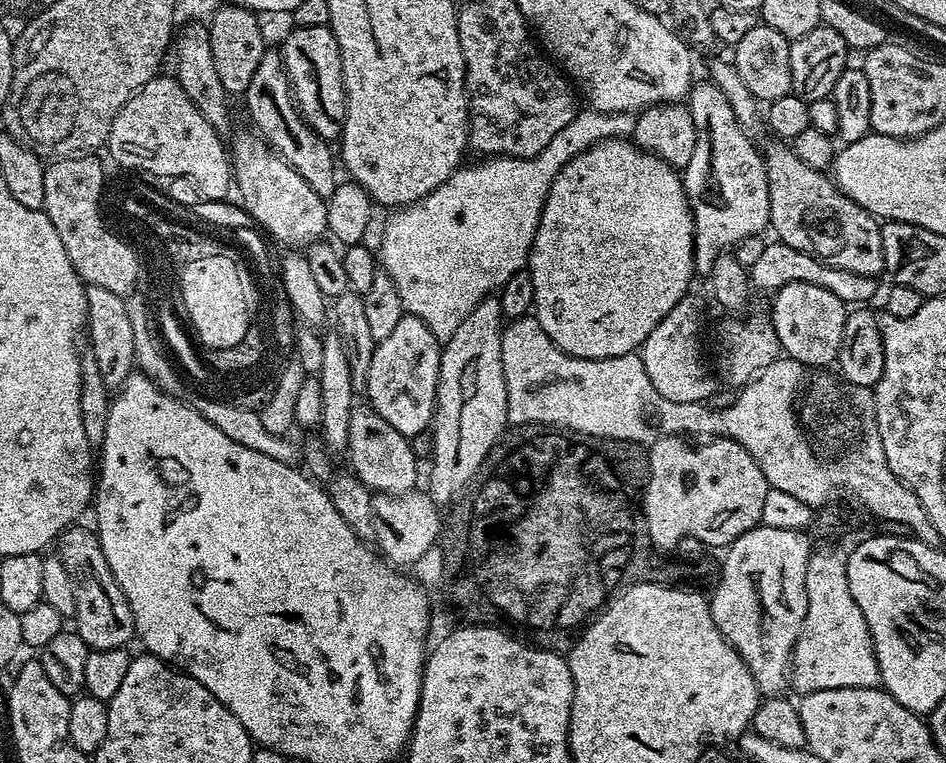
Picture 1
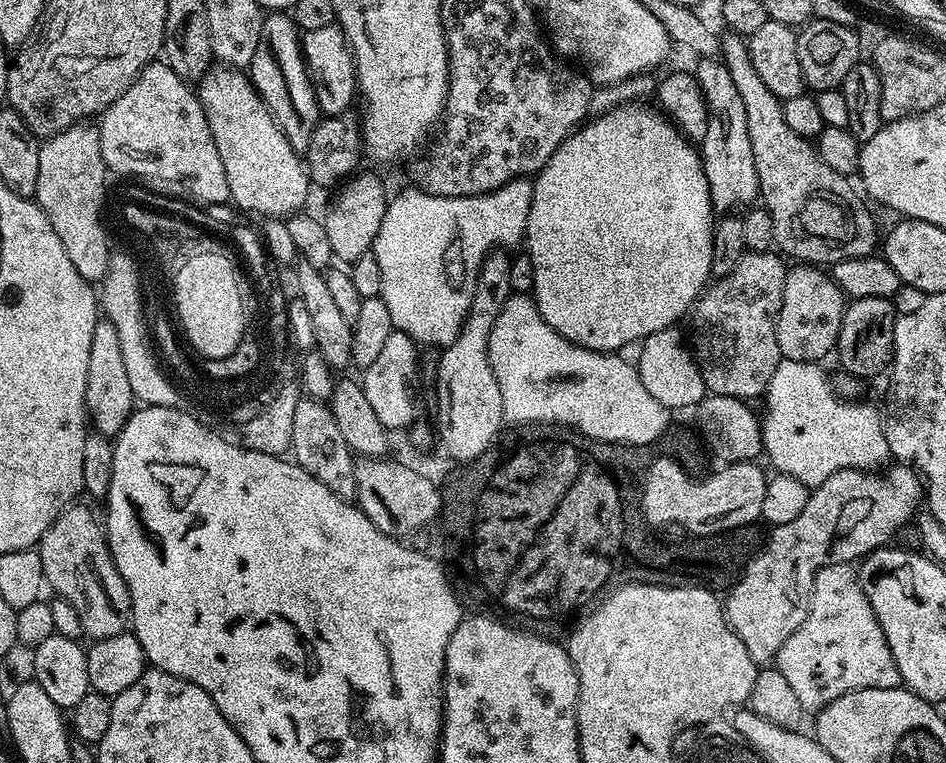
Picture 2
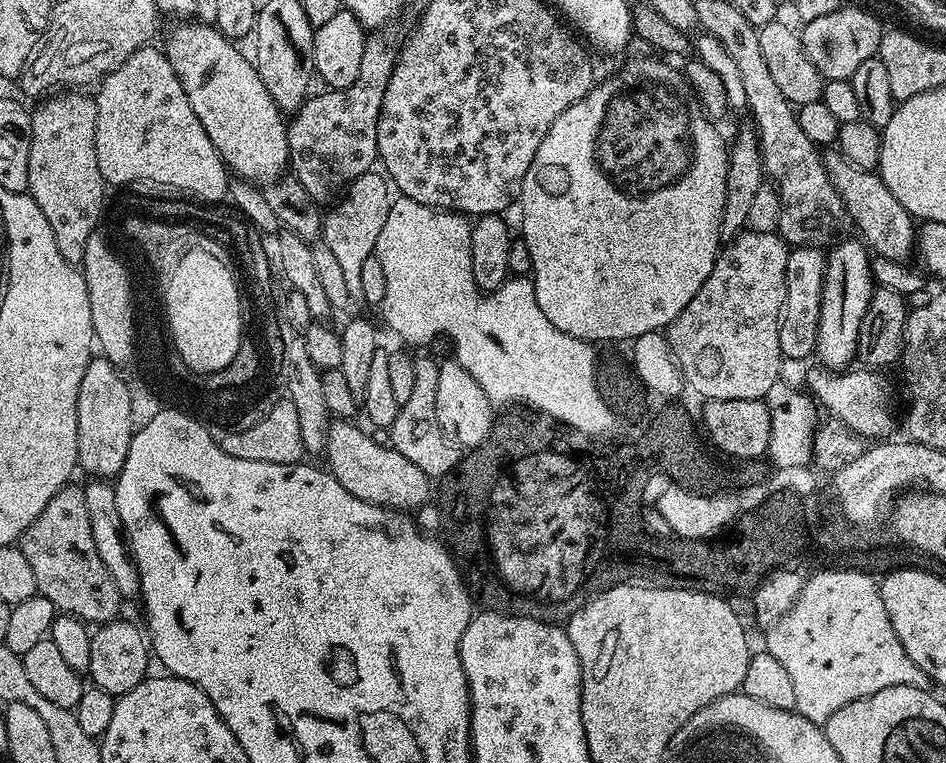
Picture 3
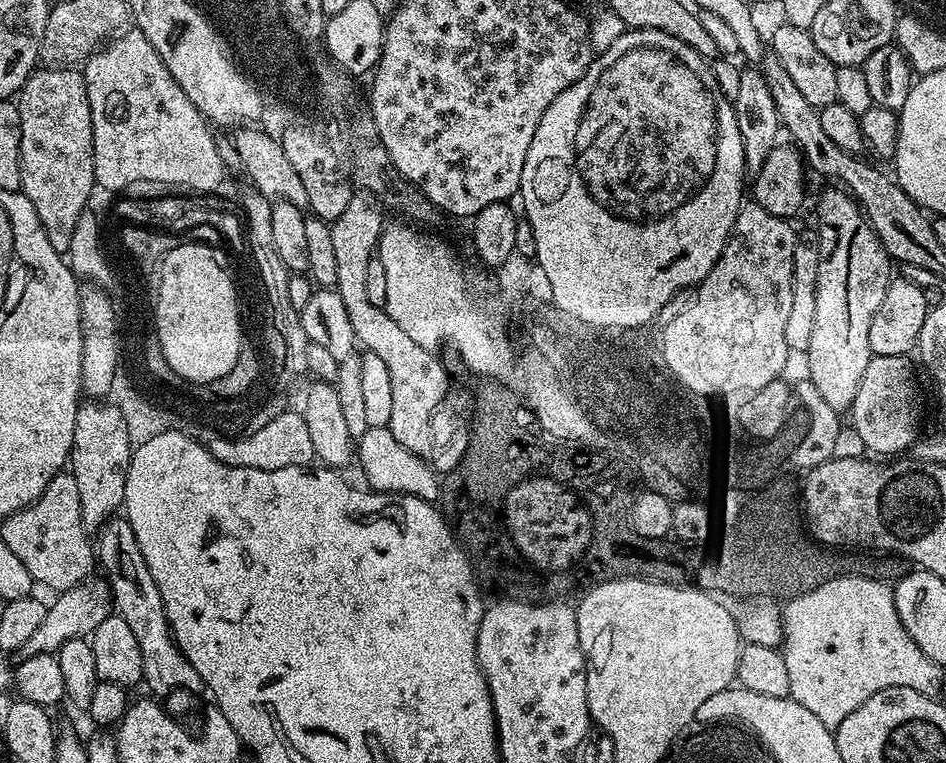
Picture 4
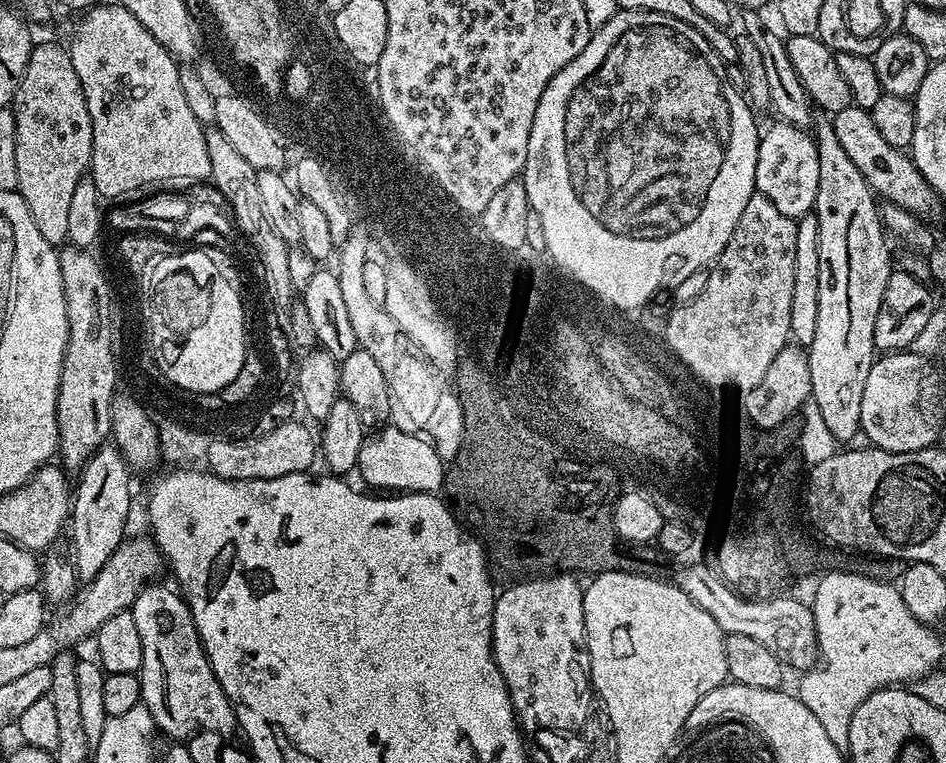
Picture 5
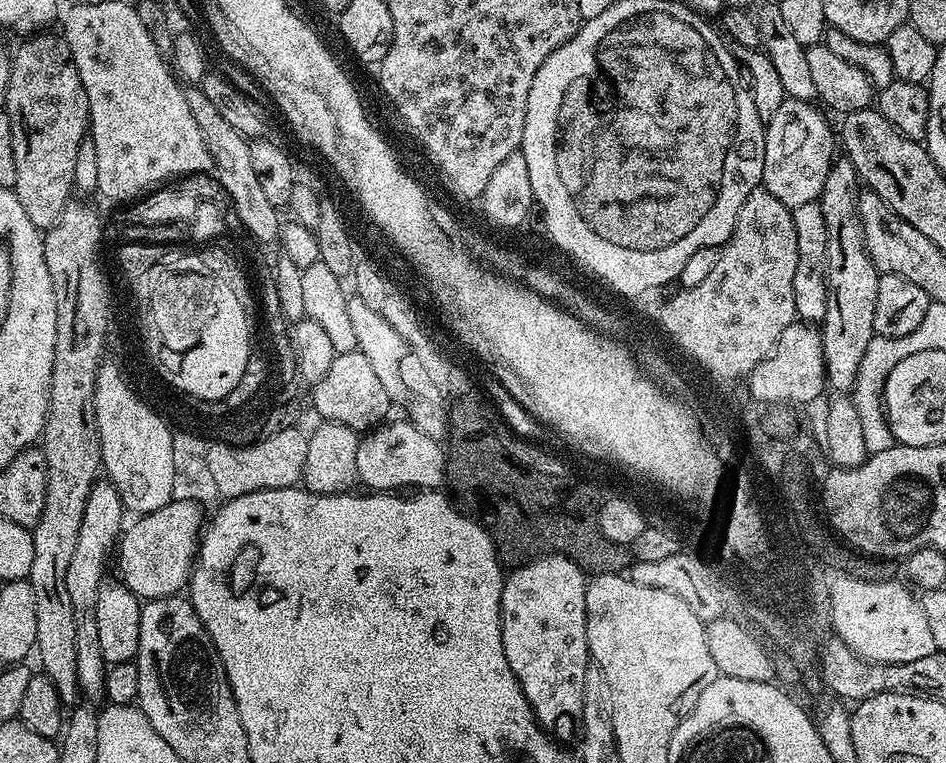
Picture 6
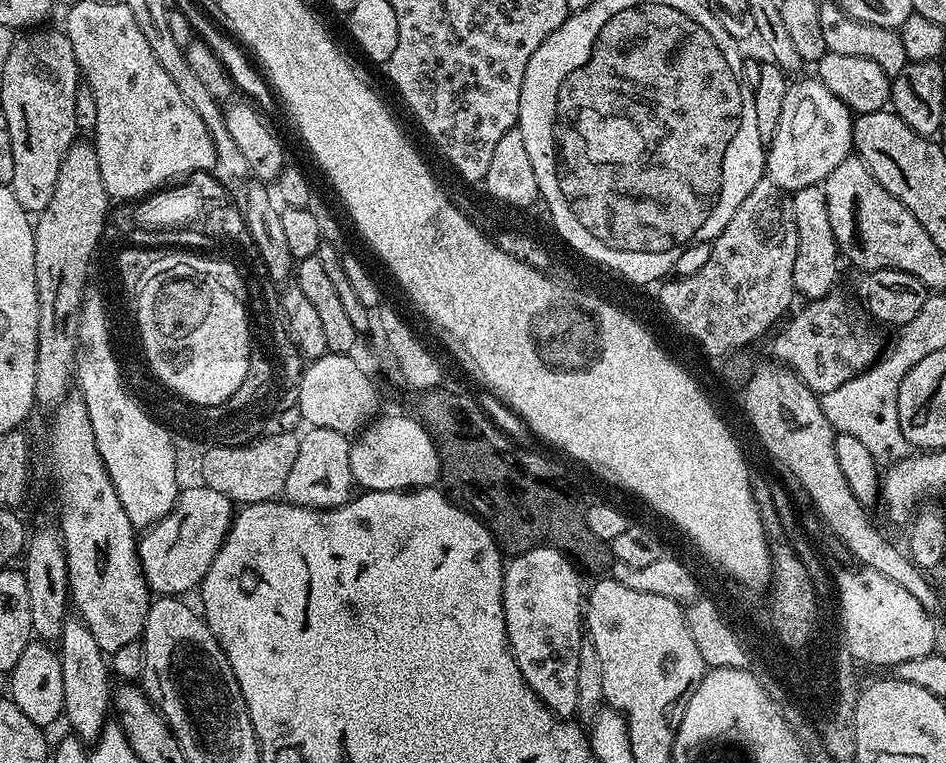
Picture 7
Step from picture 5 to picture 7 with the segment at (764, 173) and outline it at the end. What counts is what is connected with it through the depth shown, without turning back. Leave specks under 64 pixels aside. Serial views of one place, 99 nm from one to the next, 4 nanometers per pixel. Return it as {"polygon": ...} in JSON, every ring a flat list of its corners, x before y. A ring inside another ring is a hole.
{"polygon":[[819,78,812,80,800,80,789,83,785,96,782,98,782,114,778,117,778,126,774,130,773,138,766,144,766,159,764,170,766,178,774,182,785,194,791,194,802,190,806,186,815,184,823,185,824,179,847,156,853,155,852,147,852,121,854,114,842,102,842,98,834,98,830,90]]}

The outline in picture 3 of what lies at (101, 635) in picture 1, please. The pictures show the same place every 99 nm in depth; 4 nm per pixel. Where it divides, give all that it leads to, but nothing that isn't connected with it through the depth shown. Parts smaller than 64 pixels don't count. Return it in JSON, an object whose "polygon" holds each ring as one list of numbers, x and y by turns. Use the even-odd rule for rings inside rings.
{"polygon":[[69,482,56,491,46,510,21,534,18,547,34,569,37,593,50,598,57,613,76,616,89,626,108,624,121,615,122,597,94,546,90,514,86,514,86,494,79,483]]}

